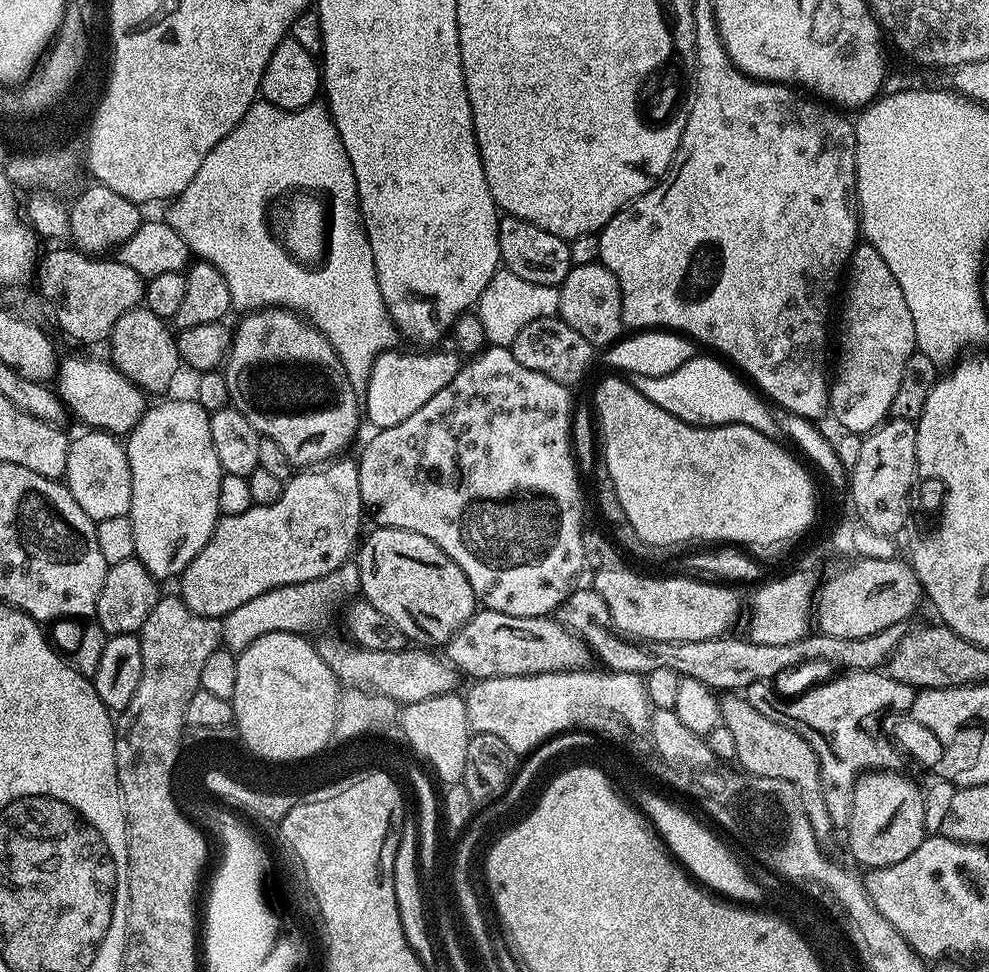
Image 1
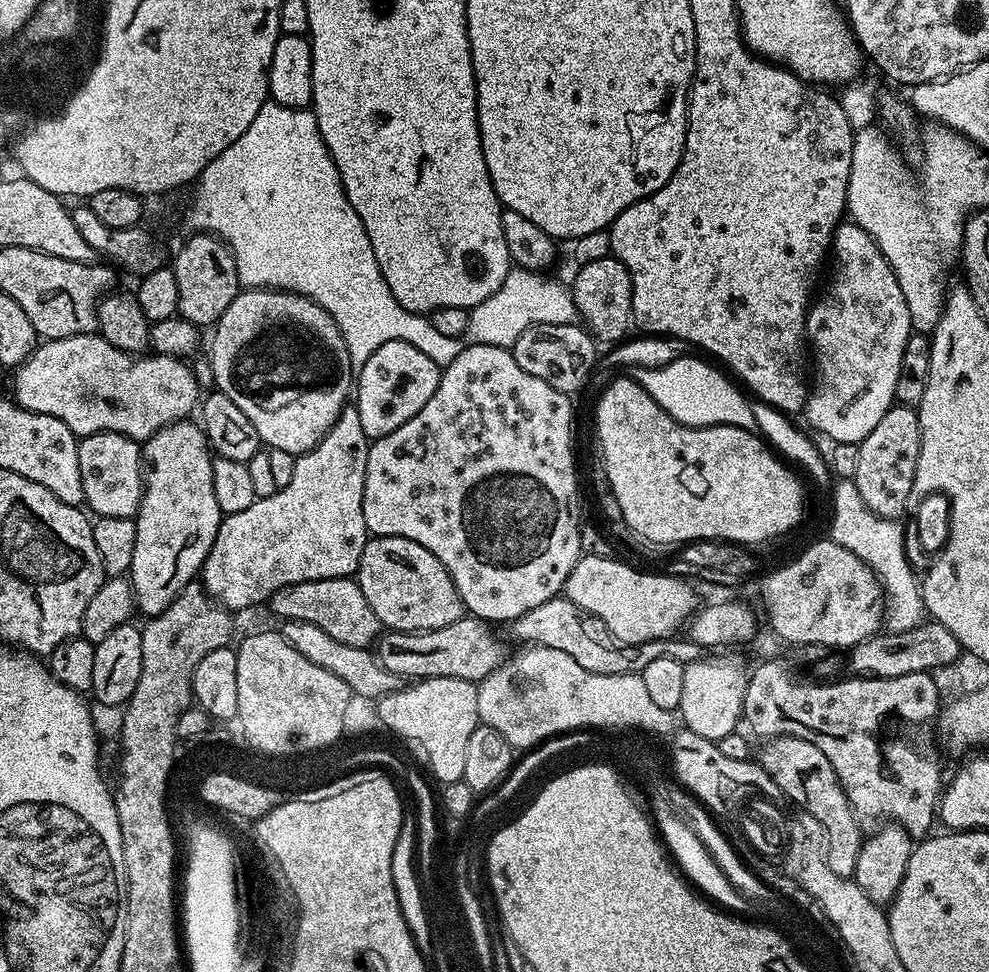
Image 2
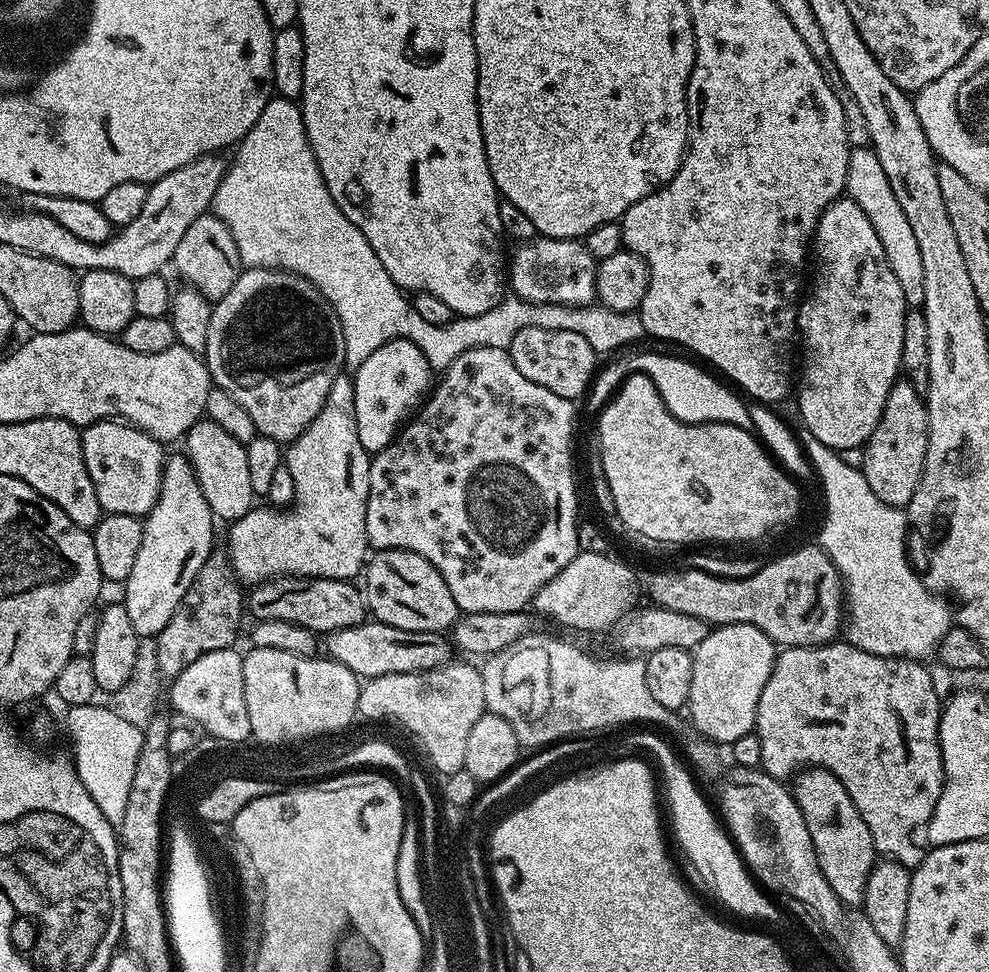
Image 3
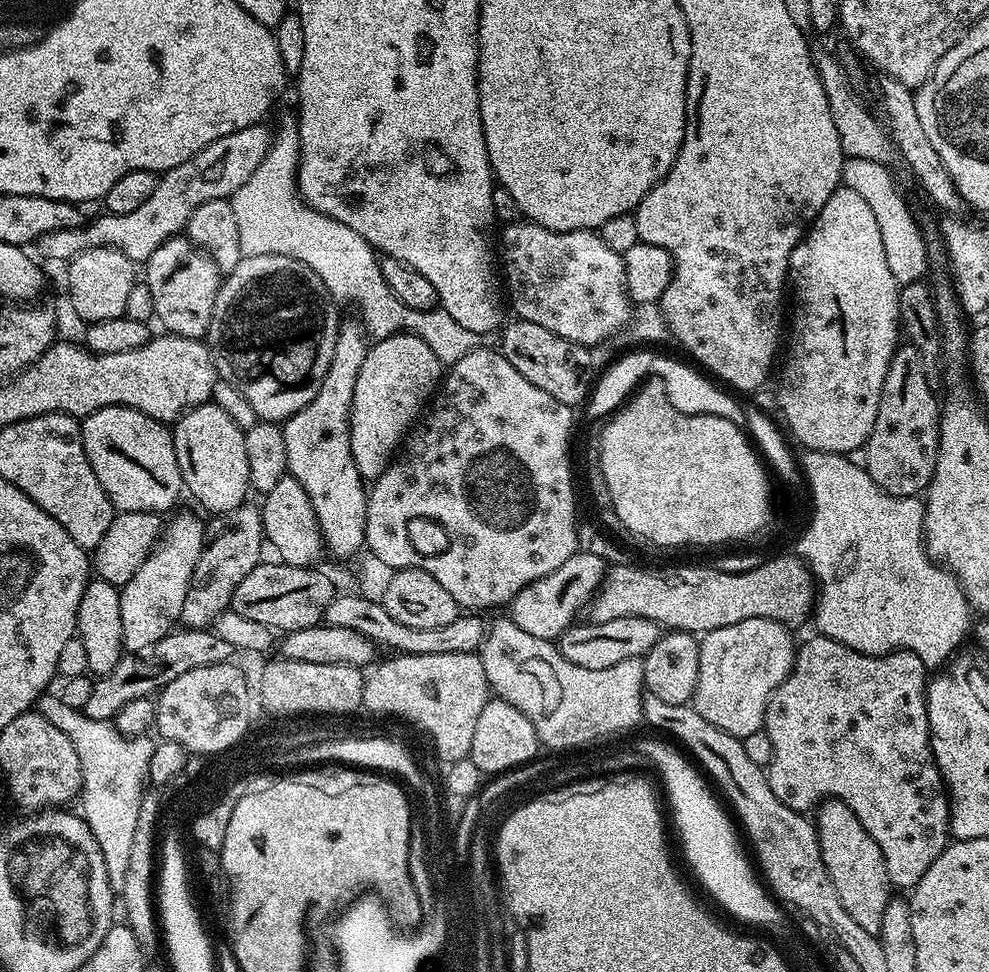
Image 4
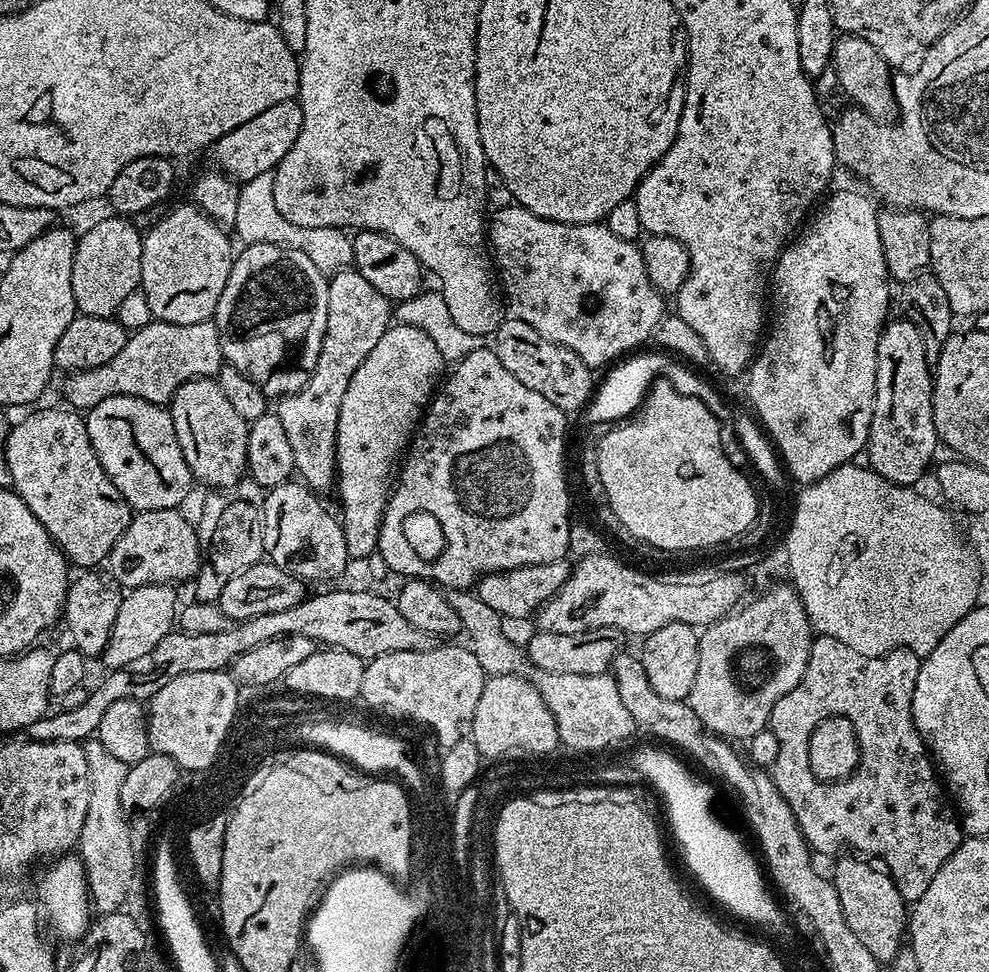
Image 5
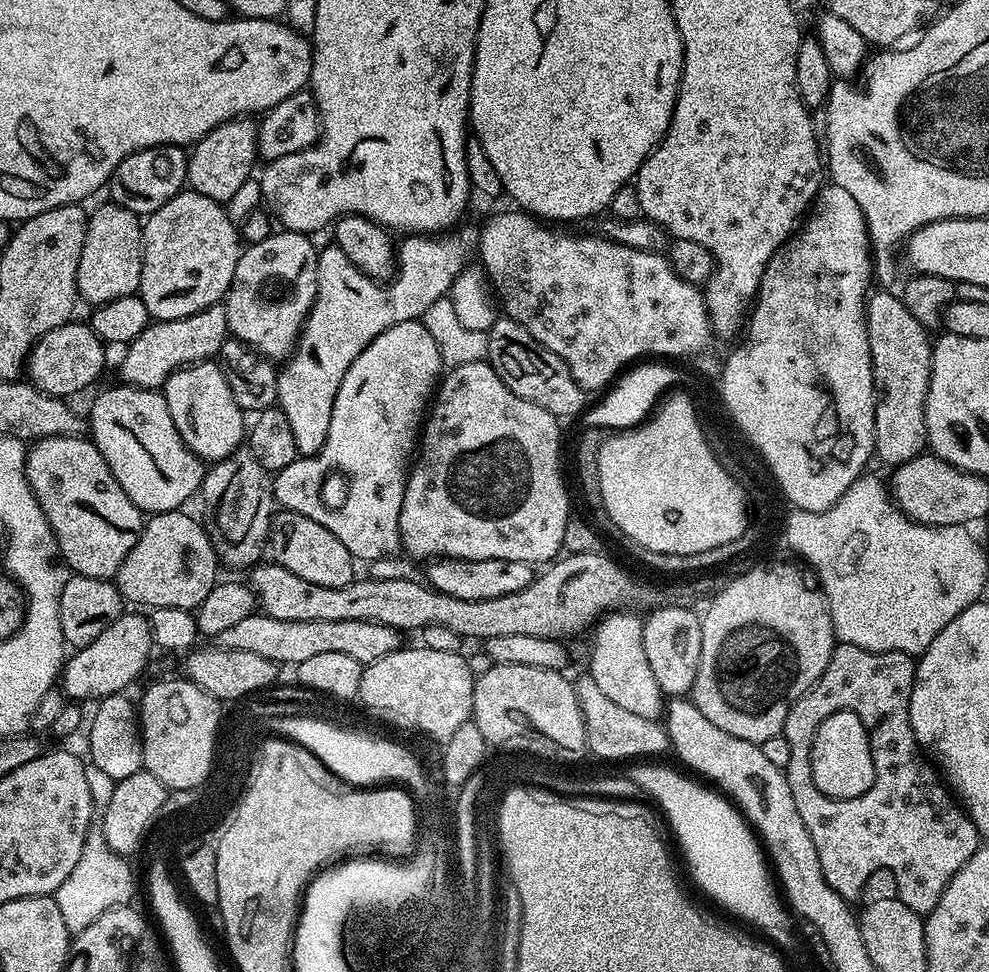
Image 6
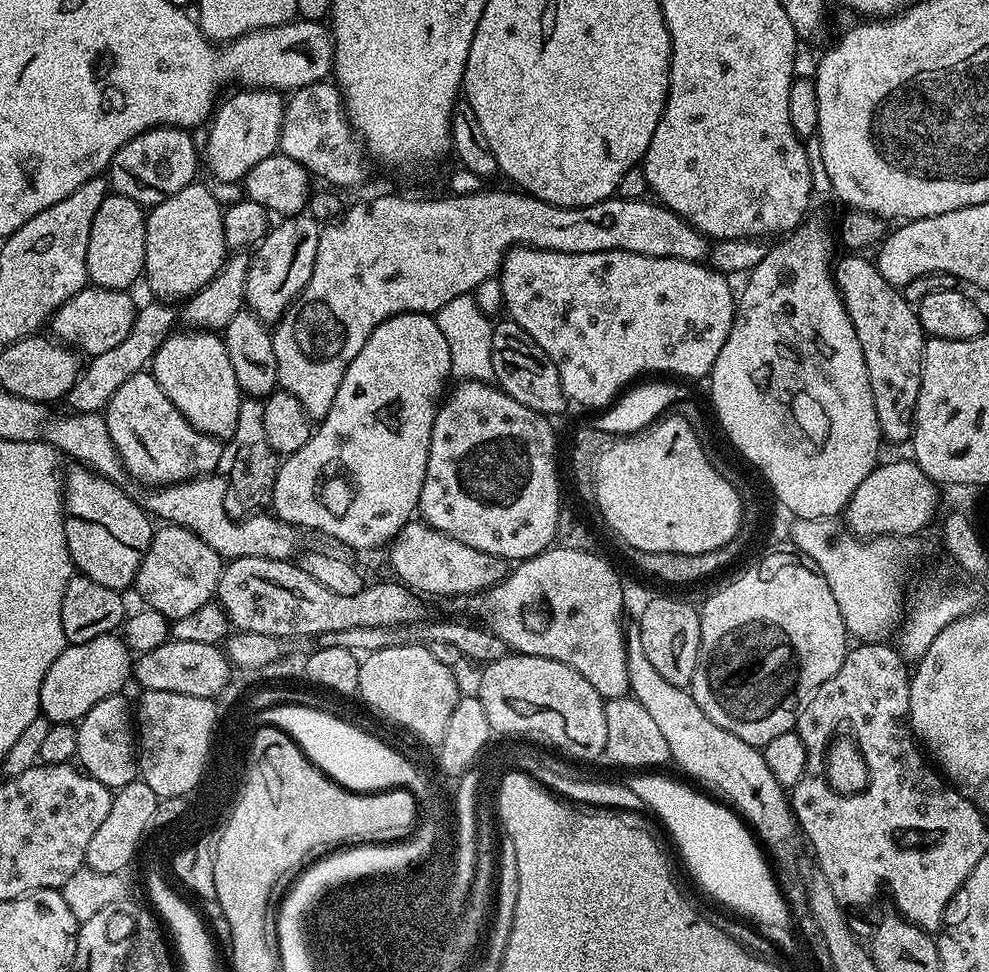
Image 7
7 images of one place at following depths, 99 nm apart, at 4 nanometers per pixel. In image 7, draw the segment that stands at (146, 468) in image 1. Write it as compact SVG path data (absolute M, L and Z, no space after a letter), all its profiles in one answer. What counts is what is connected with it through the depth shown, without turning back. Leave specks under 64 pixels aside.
M109 634L90 638L90 642L68 644L54 658L54 666L46 670L46 678L42 678L40 691L40 712L49 725L75 725L102 698L123 693L124 683L134 676L134 653L128 649L119 635Z

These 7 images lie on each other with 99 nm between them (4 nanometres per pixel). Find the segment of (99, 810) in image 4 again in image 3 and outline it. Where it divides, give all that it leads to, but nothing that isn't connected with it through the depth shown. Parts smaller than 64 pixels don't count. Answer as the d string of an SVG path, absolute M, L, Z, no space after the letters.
M91 702L67 709L68 736L72 739L71 755L74 757L76 773L82 786L86 786L90 798L94 798L98 810L102 810L106 819L118 826L126 818L126 802L130 799L130 786L134 786L134 770L138 770L138 758L144 745L144 728L137 722L126 722L126 718L117 709L111 706L103 708L98 703Z

